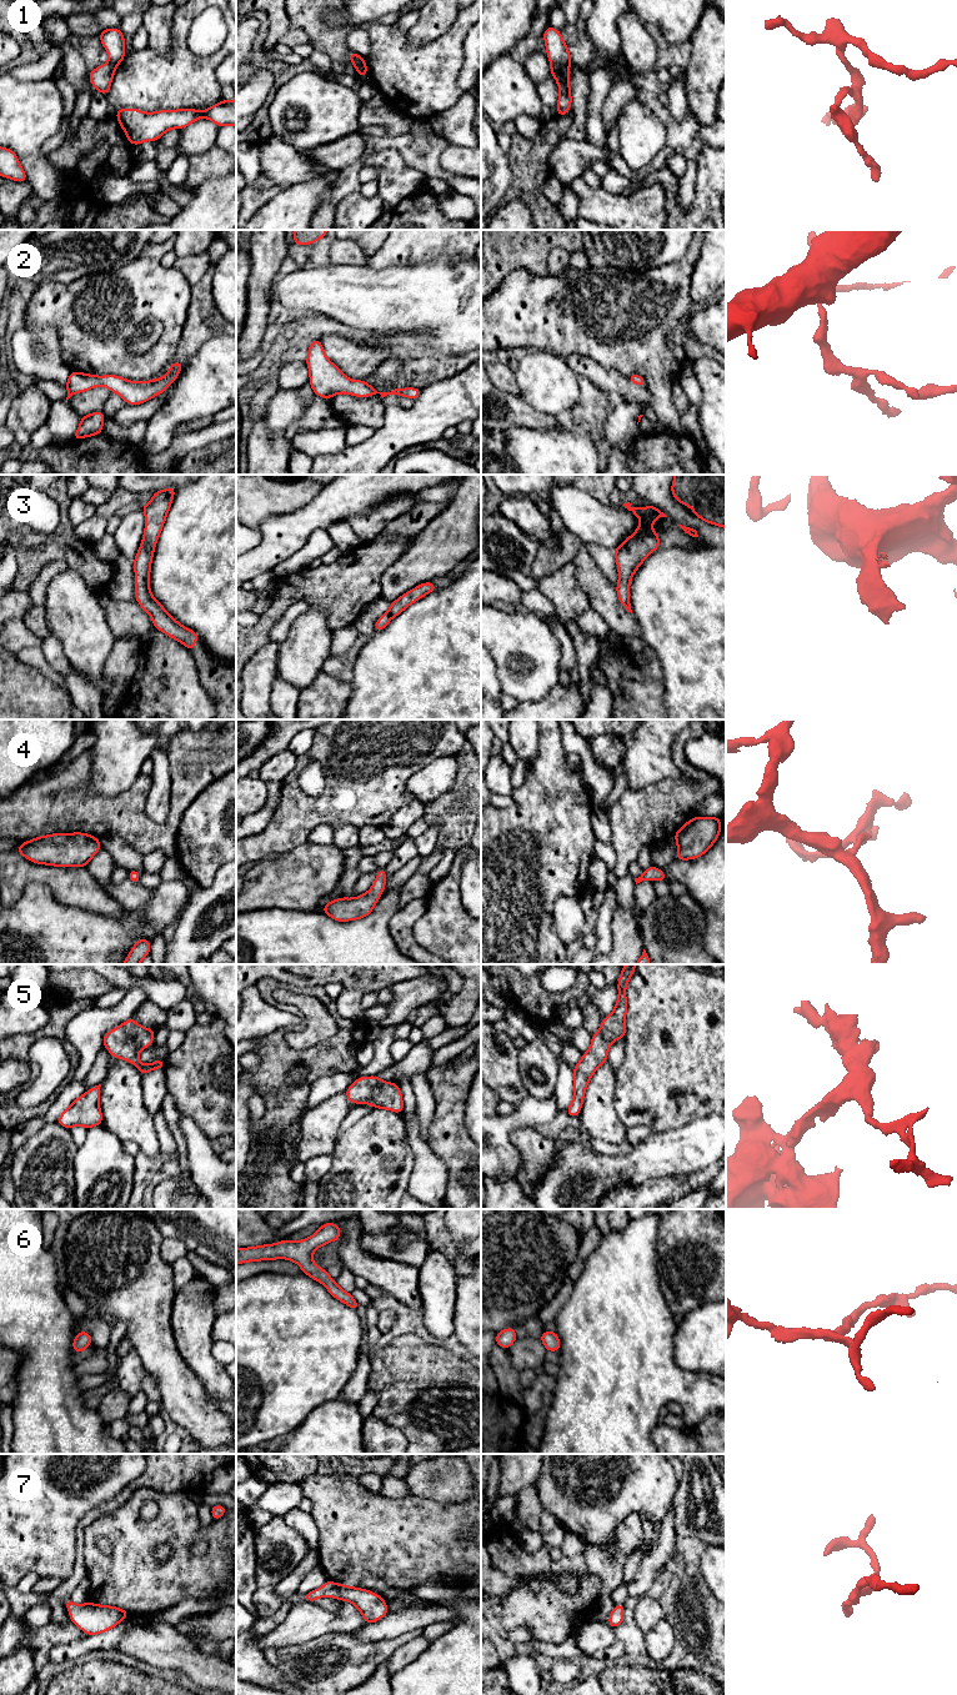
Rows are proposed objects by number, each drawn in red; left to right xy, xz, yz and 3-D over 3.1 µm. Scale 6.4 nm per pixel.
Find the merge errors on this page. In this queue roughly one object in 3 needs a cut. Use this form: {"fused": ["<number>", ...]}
{"fused": ["1"]}

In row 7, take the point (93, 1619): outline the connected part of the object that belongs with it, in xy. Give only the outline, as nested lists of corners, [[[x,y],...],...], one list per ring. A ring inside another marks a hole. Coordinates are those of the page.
[[[71,1599],[65,1600],[64,1604],[70,1613],[71,1623],[86,1635],[105,1633],[129,1618],[126,1610],[116,1606],[97,1605],[89,1601],[79,1606]]]

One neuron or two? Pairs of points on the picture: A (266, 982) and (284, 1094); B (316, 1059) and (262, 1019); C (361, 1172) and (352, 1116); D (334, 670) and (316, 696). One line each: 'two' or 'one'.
A: one
B: two
C: two
D: two

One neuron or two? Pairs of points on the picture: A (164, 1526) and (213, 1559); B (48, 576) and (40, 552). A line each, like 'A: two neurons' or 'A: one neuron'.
A: one neuron
B: two neurons

